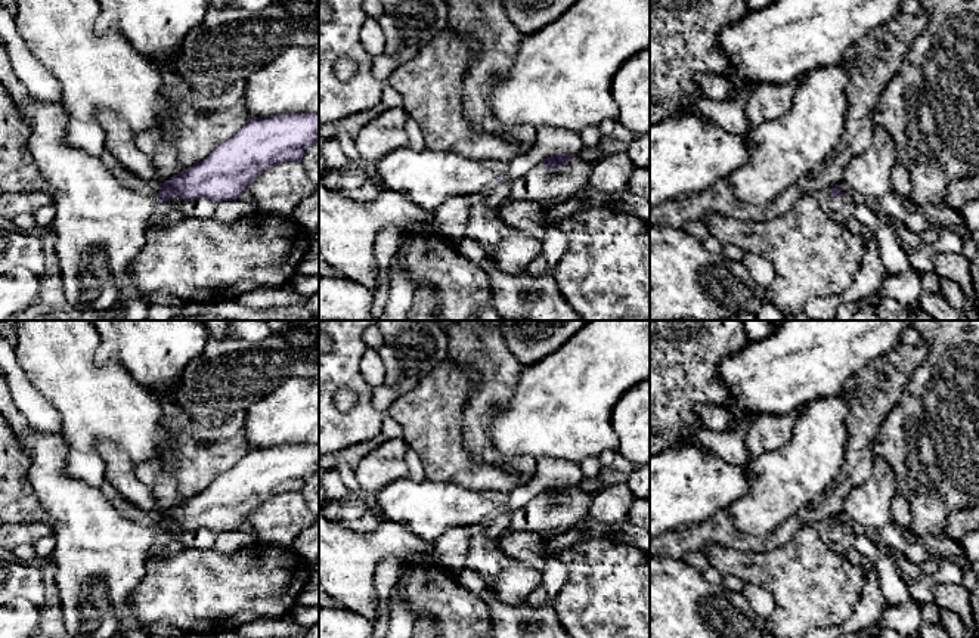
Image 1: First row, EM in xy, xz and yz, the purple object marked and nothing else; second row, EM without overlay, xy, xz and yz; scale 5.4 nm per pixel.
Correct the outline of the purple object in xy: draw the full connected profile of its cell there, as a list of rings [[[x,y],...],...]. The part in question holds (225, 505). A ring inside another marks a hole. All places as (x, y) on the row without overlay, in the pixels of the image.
[[[0,372],[0,415],[9,422],[16,439],[30,455],[31,465],[28,478],[35,496],[41,504],[47,524],[56,541],[52,554],[55,579],[59,589],[59,601],[63,613],[61,635],[65,638],[149,638],[149,628],[139,623],[131,613],[131,595],[146,573],[146,561],[154,555],[154,548],[162,542],[162,535],[180,527],[183,532],[208,529],[216,533],[238,530],[251,512],[258,510],[267,499],[286,493],[300,492],[304,481],[319,473],[319,443],[275,446],[267,450],[251,447],[247,455],[230,470],[219,474],[201,493],[183,501],[170,512],[159,514],[157,527],[145,527],[124,518],[103,496],[103,493],[83,480],[72,478],[66,471],[68,450],[61,434],[44,433],[32,428],[15,405],[4,375]]]

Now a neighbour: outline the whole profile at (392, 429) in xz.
[[[387,414],[382,419],[382,434],[385,439],[400,439],[403,437],[403,428]]]

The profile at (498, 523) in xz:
[[[495,512],[481,530],[477,529],[477,533],[484,533],[493,542],[496,538],[506,532],[509,523],[509,514]]]

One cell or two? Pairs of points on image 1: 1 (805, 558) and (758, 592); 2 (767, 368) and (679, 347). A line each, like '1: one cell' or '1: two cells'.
1: two cells
2: two cells

